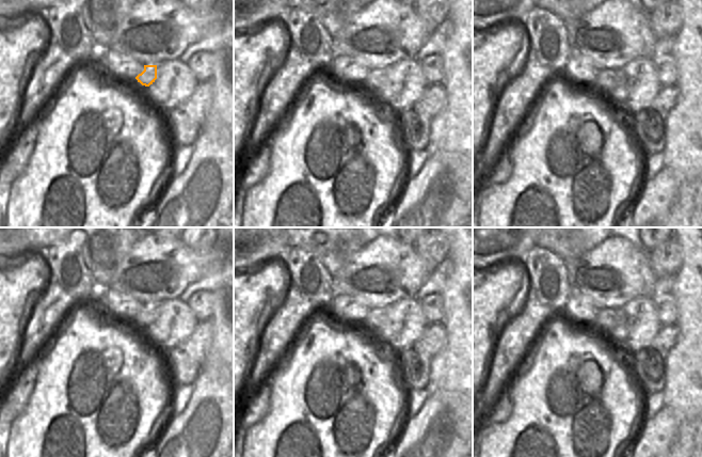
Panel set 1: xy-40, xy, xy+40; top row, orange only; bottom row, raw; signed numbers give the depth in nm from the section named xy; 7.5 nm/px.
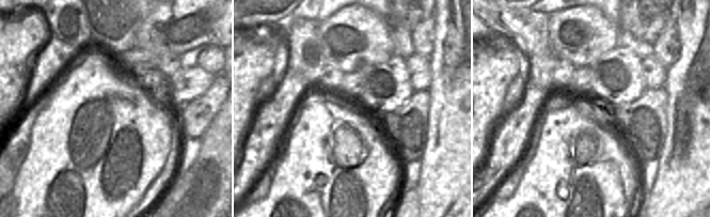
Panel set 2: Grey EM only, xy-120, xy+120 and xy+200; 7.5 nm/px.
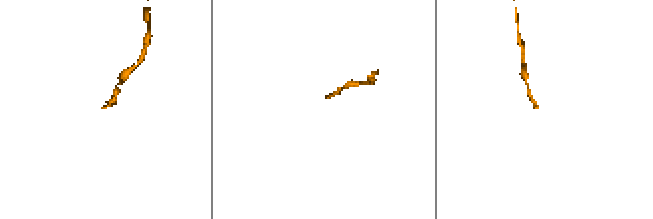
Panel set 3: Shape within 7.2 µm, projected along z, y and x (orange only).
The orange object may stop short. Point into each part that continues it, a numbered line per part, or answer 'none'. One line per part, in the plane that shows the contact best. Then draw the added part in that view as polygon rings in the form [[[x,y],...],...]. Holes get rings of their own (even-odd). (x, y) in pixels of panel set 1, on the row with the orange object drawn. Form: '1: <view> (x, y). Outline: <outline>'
1: xy-40 (132, 84). Outline: [[[128,77],[125,84],[128,90],[138,93],[138,91],[142,88],[142,84],[135,79]]]

